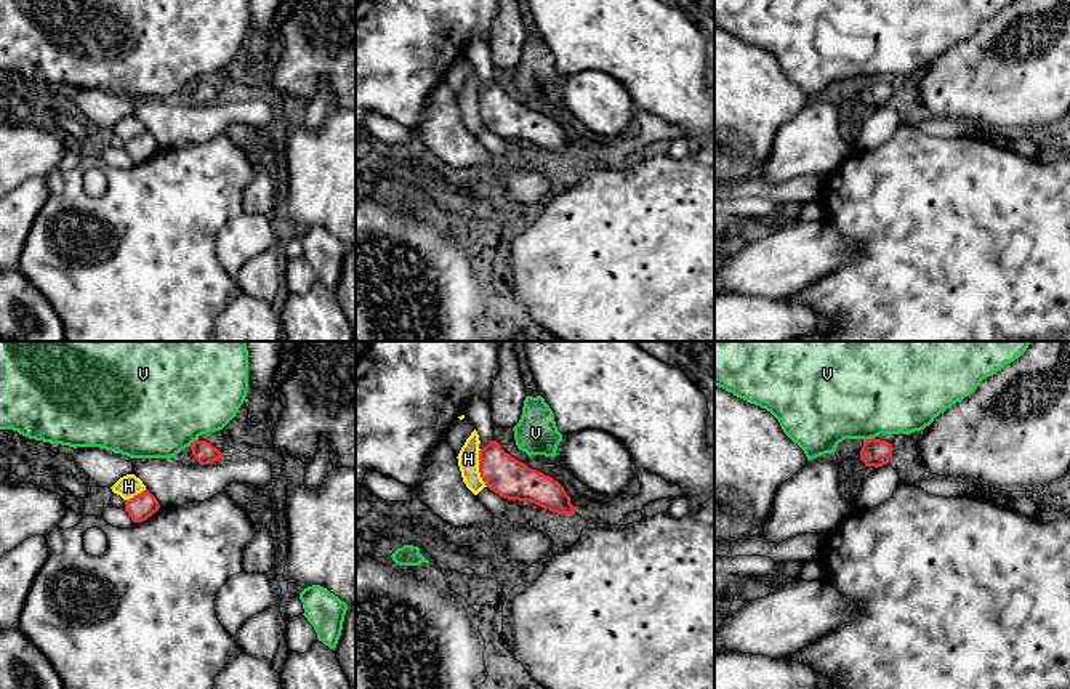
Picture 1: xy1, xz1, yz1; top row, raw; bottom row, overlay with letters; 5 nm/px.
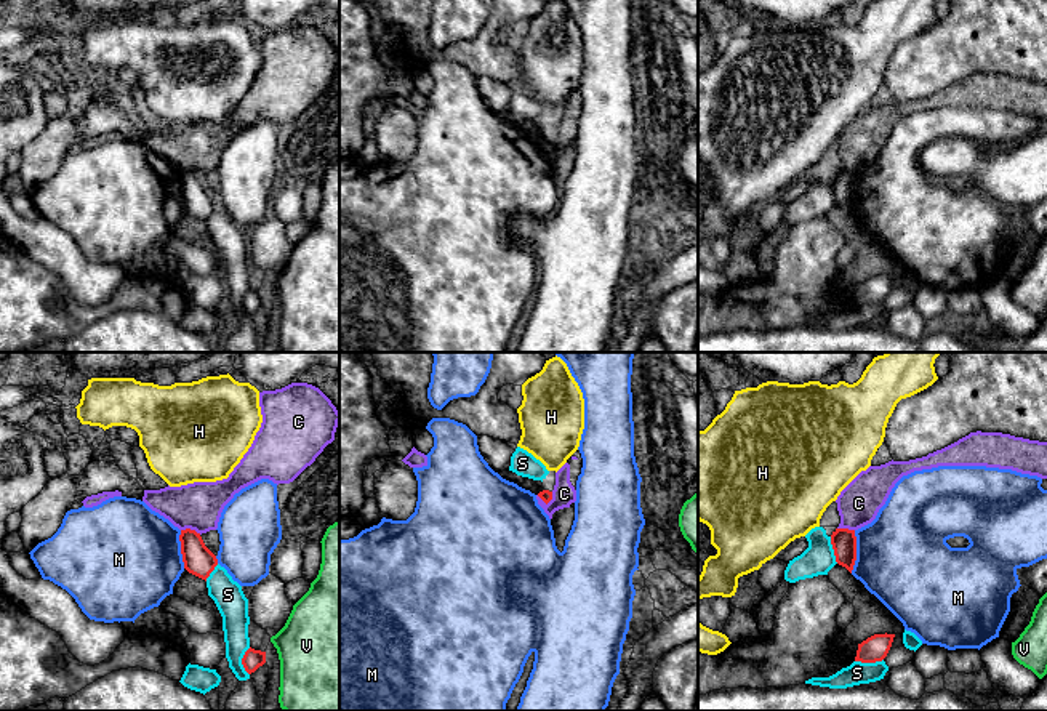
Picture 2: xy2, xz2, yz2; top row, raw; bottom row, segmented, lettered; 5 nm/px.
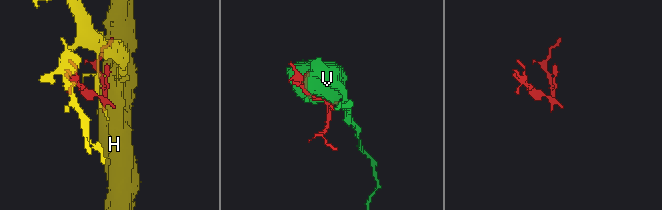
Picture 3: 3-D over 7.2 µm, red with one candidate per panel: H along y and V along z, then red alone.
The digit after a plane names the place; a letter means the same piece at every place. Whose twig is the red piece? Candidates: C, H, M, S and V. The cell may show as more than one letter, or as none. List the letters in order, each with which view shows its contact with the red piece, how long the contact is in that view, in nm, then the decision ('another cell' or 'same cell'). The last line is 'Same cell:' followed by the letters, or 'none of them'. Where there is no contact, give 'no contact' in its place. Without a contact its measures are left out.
C: xy2 | 110 nm | another cell
H: xz1 | 200 nm | another cell
M: yz2 | 220 nm | another cell
S: yz2 | 140 nm | another cell
V: yz1 | 60 nm | another cell
Same cell: none of them

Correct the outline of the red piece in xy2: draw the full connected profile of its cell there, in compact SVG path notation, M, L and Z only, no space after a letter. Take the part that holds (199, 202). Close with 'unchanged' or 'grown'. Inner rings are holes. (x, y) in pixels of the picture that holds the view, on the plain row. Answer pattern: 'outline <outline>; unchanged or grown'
outline M181 171L179 183L184 210L207 223L218 207L216 197L205 187L200 175L195 171Z; unchanged

